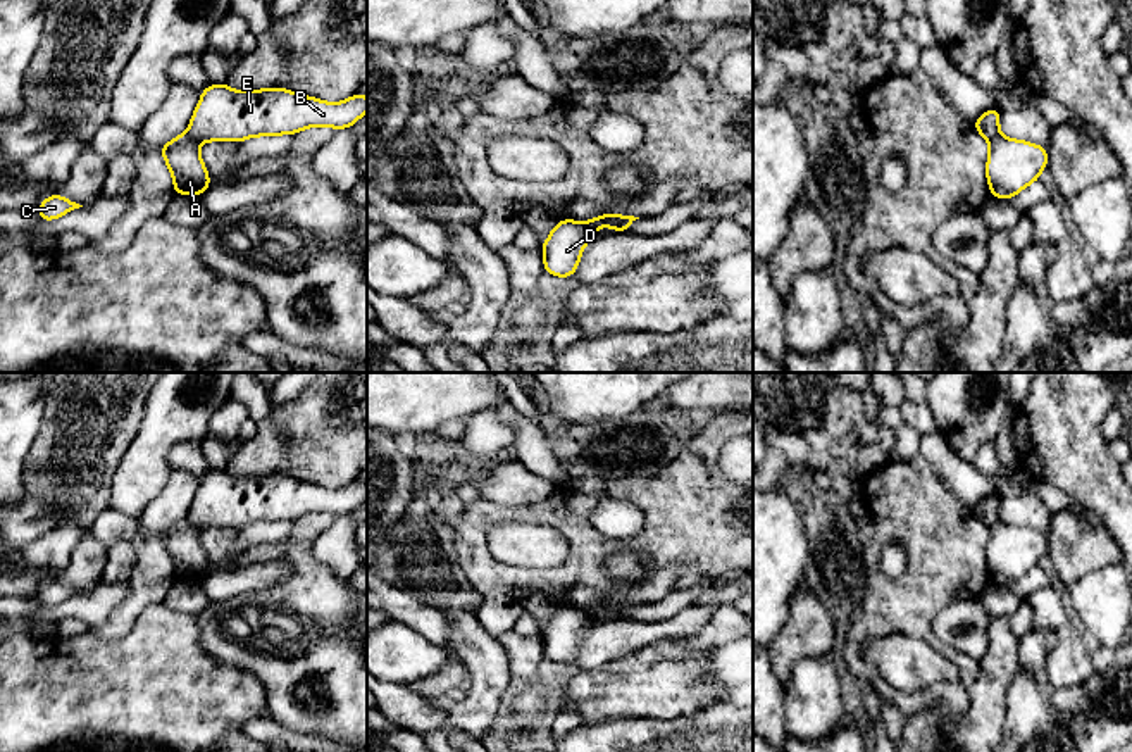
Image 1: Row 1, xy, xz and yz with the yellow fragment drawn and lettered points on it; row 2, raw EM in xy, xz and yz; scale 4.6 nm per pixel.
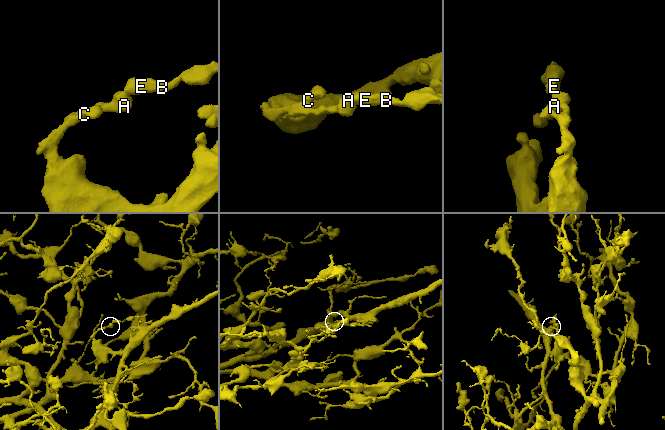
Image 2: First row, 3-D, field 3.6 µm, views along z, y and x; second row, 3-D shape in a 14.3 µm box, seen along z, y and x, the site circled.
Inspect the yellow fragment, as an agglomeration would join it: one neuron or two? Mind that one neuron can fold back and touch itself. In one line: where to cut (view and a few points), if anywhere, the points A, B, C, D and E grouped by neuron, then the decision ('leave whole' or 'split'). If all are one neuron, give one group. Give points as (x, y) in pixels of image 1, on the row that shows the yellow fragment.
xy (186, 133), (199, 142) | A C D / B E | split

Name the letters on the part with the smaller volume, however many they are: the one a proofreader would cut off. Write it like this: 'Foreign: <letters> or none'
Foreign: B, E

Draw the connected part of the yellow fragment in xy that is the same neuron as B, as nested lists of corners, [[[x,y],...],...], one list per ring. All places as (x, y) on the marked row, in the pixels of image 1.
[[[210,85],[202,91],[188,135],[198,141],[245,141],[295,135],[312,126],[345,129],[367,112],[362,93],[331,103],[284,88],[238,91]]]

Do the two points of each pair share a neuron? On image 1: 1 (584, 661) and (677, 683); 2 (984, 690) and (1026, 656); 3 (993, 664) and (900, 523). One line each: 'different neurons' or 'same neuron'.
1: different neurons
2: different neurons
3: different neurons

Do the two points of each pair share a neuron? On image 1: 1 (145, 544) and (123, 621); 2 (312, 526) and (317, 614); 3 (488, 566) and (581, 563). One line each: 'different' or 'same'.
1: same
2: same
3: same

